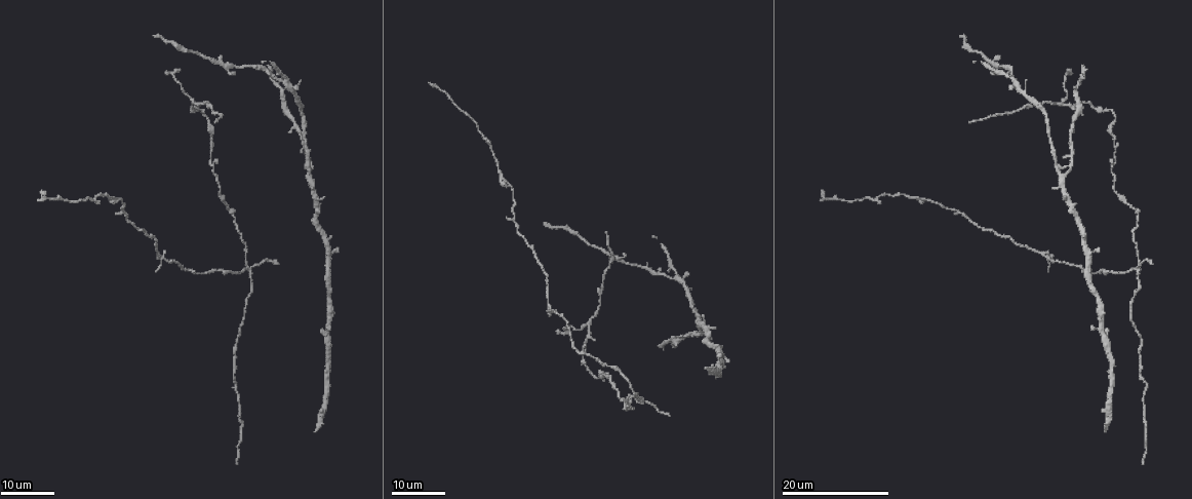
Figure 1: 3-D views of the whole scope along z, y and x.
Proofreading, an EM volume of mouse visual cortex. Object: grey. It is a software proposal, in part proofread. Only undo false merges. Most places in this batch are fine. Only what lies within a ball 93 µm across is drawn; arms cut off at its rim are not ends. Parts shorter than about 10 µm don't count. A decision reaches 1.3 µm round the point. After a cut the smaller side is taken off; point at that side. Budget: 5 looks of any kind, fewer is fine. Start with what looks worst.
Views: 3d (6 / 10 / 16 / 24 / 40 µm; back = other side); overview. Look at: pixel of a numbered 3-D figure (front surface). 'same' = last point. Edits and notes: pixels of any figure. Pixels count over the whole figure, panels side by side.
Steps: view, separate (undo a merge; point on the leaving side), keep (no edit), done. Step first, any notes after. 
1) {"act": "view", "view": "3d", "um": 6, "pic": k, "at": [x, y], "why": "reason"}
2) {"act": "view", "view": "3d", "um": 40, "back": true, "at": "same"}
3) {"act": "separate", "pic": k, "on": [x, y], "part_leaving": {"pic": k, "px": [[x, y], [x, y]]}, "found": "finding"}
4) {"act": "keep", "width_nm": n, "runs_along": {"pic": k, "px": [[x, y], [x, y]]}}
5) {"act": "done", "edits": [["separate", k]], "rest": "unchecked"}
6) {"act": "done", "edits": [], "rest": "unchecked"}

{"act": "view", "view": "3d", "um": 16, "pic": 1, "at": [249, 272], "why": "four-way junction"}

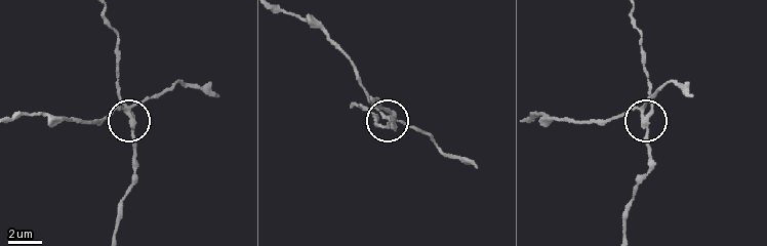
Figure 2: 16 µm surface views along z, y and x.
{"act": "view", "view": "3d", "um": 6, "pic": 2, "at": [646, 115]}

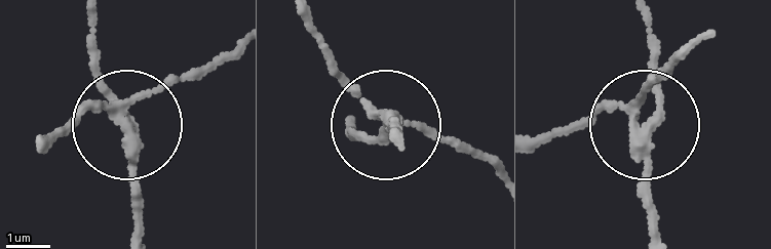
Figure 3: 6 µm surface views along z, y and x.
{"act": "separate", "pic": 3, "on": [165, 80], "part_leaving": {"pic": 3, "px": [[131, 134], [80, 116], [50, 137]]}, "found": "a second neuron is stuck on"}

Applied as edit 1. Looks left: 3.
{"act": "view", "view": "overview"}

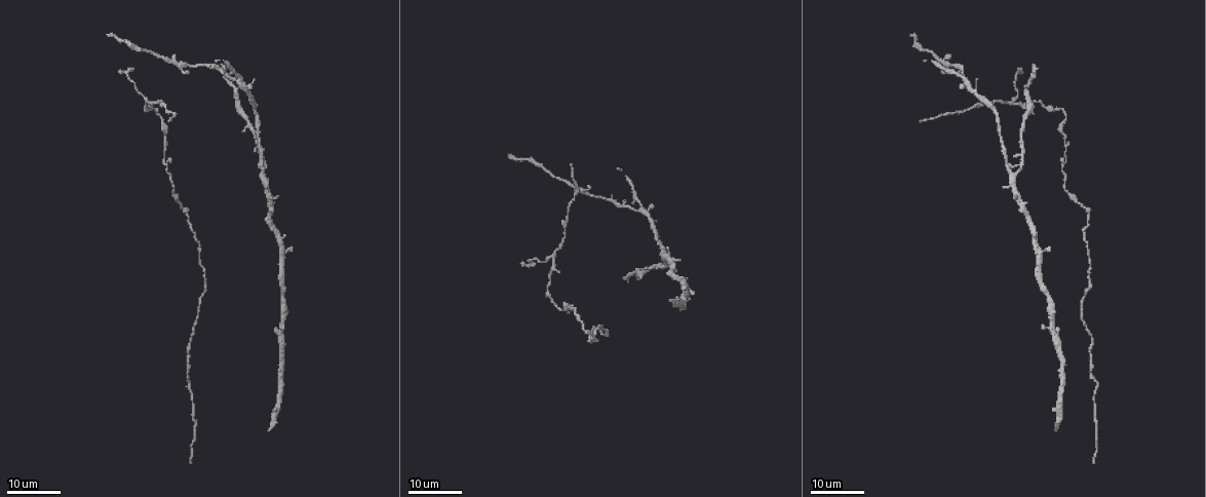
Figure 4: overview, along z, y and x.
{"act": "view", "view": "3d", "um": 16, "pic": 4, "at": [1022, 165], "why": "three-way junction"}

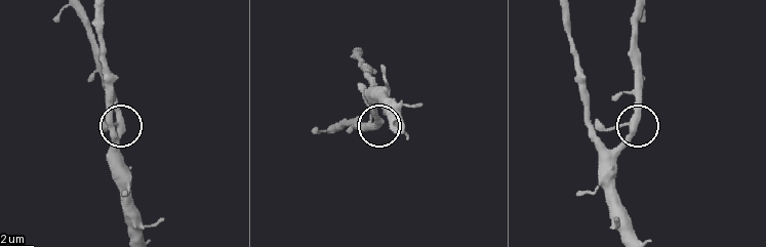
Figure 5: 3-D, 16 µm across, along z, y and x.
{"act": "view", "view": "3d", "um": 10, "pic": 5, "at": [630, 126]}

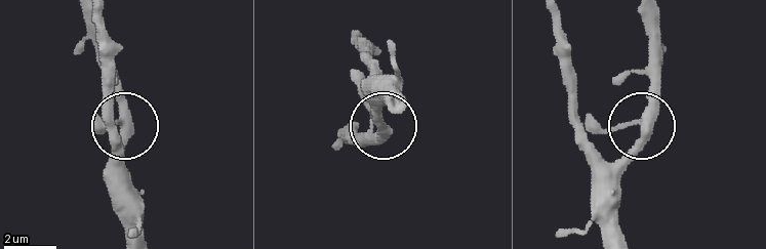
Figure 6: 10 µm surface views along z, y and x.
{"act": "keep", "arms": 3, "found": "continuous, no second neuron"}

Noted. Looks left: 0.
{"act": "done", "edits": [["separate", 3]], "rest": "unchecked"}

